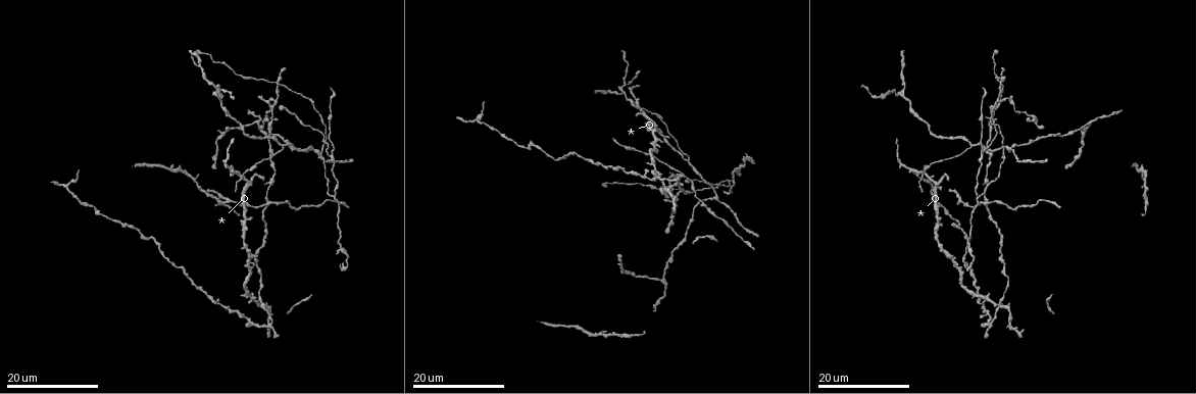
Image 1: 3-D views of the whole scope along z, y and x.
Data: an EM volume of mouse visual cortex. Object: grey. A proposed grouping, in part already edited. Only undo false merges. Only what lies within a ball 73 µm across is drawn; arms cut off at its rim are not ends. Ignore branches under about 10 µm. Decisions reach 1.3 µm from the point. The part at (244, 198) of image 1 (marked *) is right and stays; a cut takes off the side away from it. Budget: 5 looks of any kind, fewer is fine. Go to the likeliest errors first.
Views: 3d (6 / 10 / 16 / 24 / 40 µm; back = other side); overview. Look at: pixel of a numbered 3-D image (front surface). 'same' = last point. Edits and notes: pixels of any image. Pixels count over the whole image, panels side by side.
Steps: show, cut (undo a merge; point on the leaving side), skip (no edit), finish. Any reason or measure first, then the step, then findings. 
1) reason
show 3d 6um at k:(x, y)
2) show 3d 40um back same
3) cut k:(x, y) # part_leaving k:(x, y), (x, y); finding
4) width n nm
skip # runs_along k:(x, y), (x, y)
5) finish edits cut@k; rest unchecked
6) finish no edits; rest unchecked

four arms meet
show 3d 16um at 1:(277, 83)

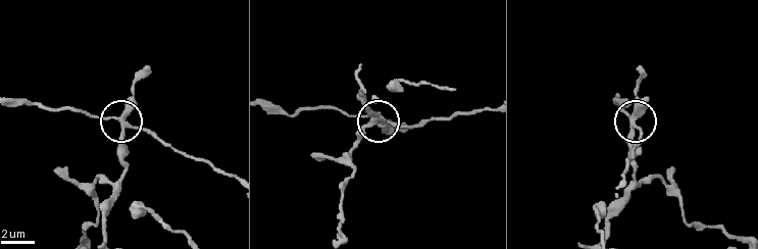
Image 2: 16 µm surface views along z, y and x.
closer look
show 3d 10um at 2:(129, 126)

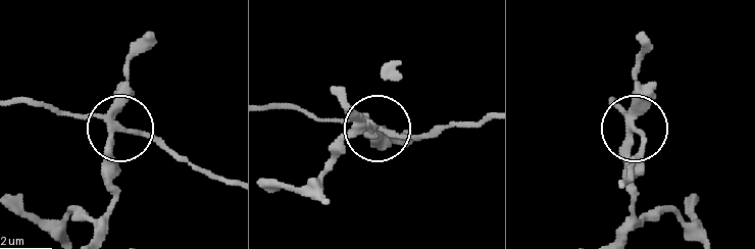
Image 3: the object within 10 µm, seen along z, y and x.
width 250 nm
cut 3:(147, 134) # part_leaving 3:(111, 126), (162, 141), (228, 179); a second cell is stuck on

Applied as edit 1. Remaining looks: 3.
branch point
show 3d 24um at 1:(271, 202)

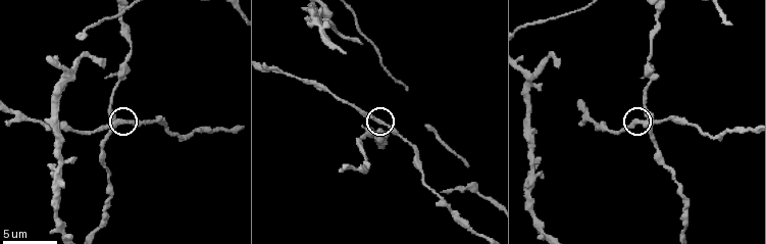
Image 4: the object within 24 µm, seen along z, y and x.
show 3d 10um at 4:(375, 118)

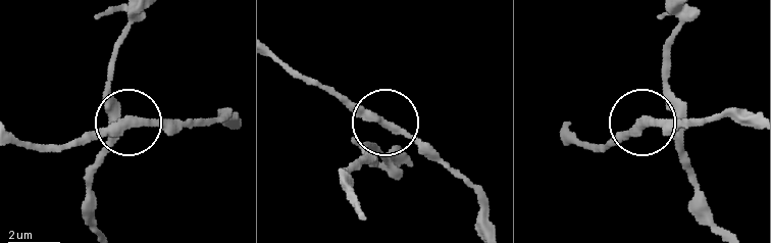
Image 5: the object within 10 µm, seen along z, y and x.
width 260 nm
skip # continuous, no second cell

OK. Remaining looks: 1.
finish edits cut@3; rest unchecked

